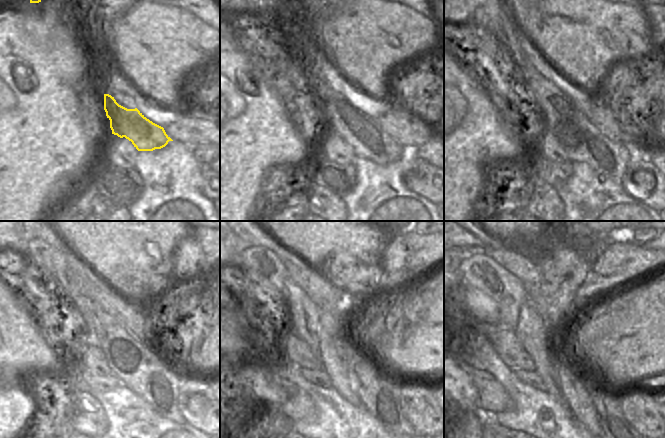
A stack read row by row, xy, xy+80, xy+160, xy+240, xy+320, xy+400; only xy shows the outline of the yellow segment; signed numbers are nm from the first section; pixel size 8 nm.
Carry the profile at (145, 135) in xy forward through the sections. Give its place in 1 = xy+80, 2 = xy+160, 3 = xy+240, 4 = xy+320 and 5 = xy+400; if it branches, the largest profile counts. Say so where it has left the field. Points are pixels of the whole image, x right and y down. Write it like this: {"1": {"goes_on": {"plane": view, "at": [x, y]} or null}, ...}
{"1": {"goes_on": {"plane": "xy+80", "at": [364, 134]}}, "2": {"goes_on": {"plane": "xy+160", "at": [581, 141]}}, "3": {"goes_on": {"plane": "xy+240", "at": [138, 365]}}, "4": {"goes_on": {"plane": "xy+320", "at": [380, 395]}}, "5": {"goes_on": {"plane": "xy+400", "at": [608, 406]}}}

